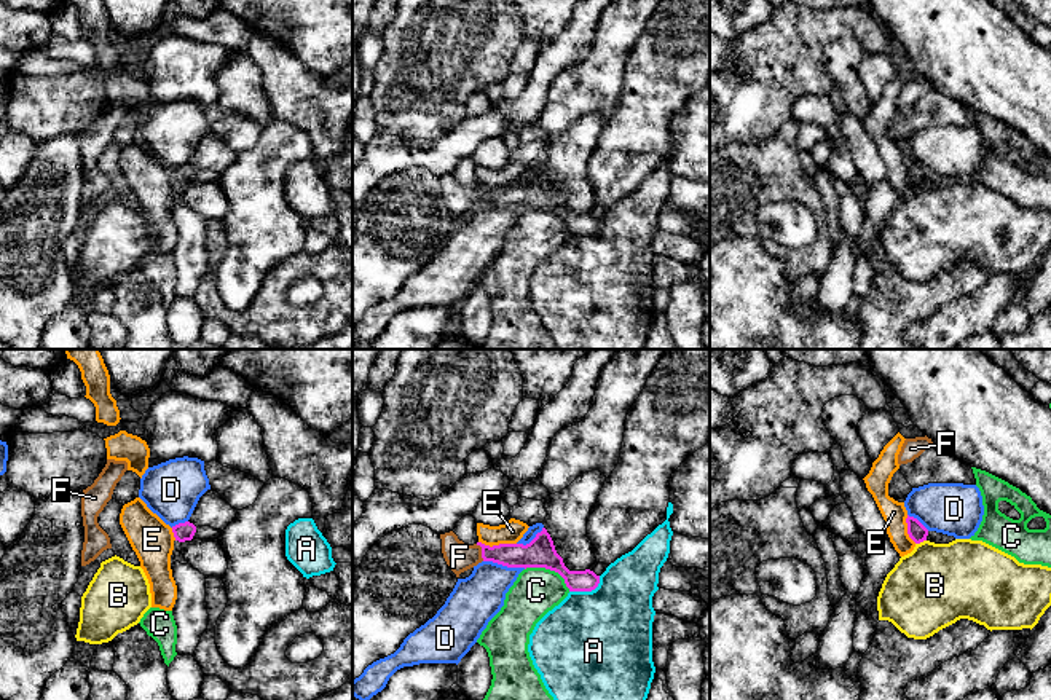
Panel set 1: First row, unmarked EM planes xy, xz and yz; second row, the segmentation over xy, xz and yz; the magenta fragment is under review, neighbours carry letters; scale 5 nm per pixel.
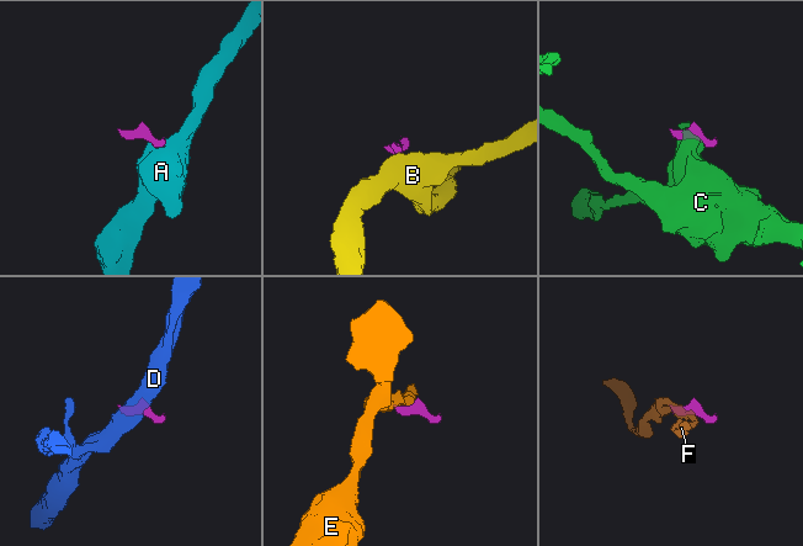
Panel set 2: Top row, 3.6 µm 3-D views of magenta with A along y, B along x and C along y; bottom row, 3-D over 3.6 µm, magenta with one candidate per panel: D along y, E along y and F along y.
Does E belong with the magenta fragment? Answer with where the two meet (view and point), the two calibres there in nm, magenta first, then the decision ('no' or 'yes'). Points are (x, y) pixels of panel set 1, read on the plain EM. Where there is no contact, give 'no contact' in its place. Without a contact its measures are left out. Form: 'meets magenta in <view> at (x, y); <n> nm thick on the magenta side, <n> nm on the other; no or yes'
meets magenta in xz at (498, 188); 150 nm thick on the magenta side, 110 nm on the other; no

